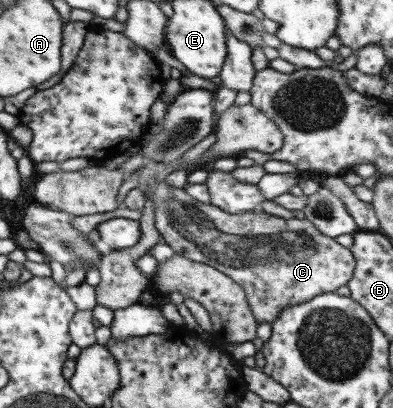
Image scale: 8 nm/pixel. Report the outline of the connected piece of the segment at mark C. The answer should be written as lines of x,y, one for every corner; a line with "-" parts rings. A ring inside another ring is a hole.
158,178
140,184
146,200
155,210
155,228
162,241
168,244
176,255
198,263
206,263
229,275
244,288
247,300
260,323
272,323
288,306
307,302
321,293
334,293
342,285
347,285
353,276
355,259
353,254
336,243
334,238
324,235
309,219
284,219
268,215
260,210
231,214
212,204
196,201
184,188
170,187

